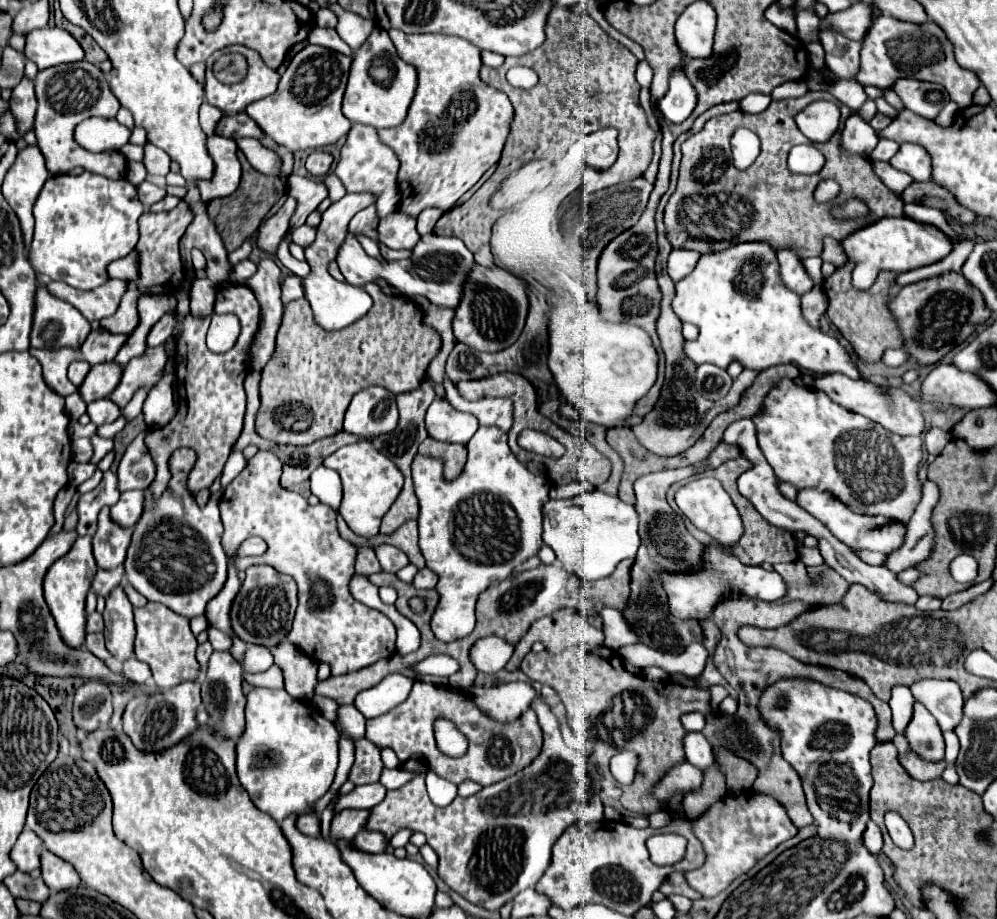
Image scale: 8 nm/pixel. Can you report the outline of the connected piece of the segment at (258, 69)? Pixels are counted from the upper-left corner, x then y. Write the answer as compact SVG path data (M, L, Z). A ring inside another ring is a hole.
M228 46L226 50L216 52L216 54L214 54L214 58L210 58L210 60L206 62L206 84L204 84L206 102L210 102L212 106L218 106L224 114L236 114L236 112L242 112L250 102L260 100L260 98L266 98L266 96L274 94L274 92L276 92L276 88L278 88L278 82L280 82L280 74L278 74L276 70L268 68L268 66L260 60L260 56L258 56L254 50L244 48L244 46ZM232 52L242 54L242 56L246 58L246 62L248 62L248 74L246 74L246 78L244 78L242 82L238 82L238 84L222 84L222 82L218 82L218 80L216 80L214 72L212 72L212 64L214 64L222 54L232 54Z

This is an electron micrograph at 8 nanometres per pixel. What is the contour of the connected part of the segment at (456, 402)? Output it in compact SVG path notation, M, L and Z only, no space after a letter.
M444 378L444 388L448 394L448 402L456 410L474 414L478 418L478 422L484 426L498 426L506 432L510 430L510 426L512 426L512 400L508 400L508 398L482 398L482 400L468 402L458 394L458 390L454 388L454 384L448 378Z

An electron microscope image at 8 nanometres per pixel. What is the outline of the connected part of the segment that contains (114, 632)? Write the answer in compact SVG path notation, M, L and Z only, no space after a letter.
M118 586L106 598L106 608L104 608L104 638L106 638L108 652L120 662L132 658L134 634L136 630L134 630L132 604L128 602L122 588Z

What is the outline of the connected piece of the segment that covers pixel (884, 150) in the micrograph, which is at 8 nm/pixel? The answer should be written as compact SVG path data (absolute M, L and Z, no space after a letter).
M878 136L878 146L874 148L874 152L870 154L872 160L890 160L894 154L898 152L898 144L892 142L890 138L884 138L884 136Z

